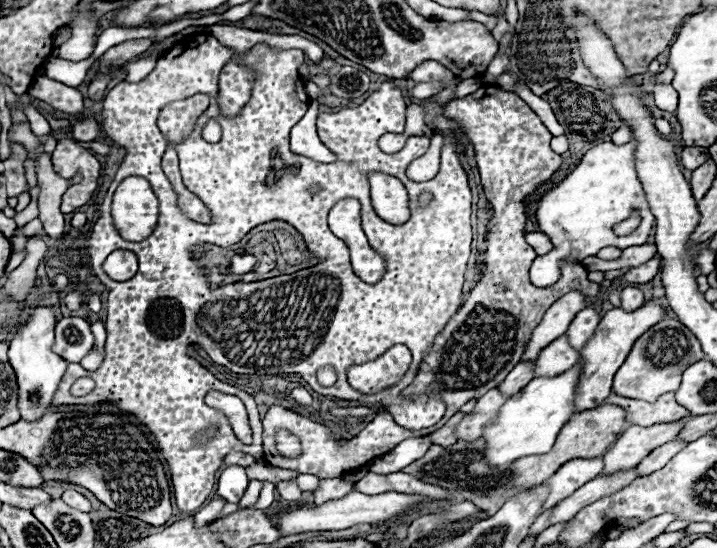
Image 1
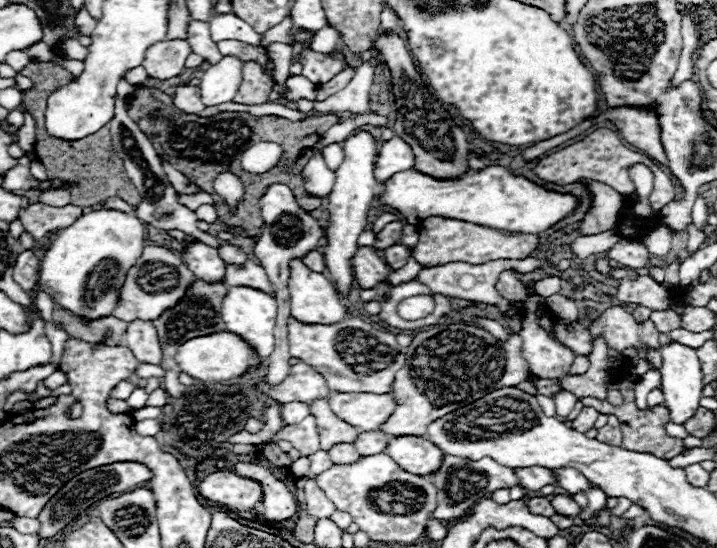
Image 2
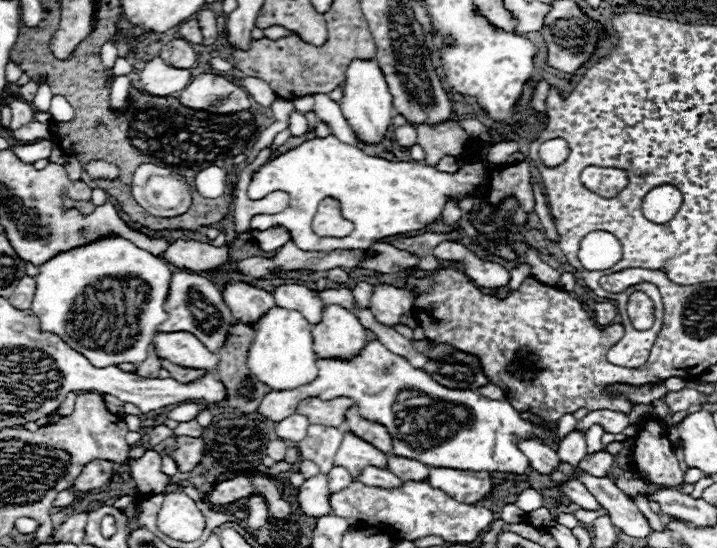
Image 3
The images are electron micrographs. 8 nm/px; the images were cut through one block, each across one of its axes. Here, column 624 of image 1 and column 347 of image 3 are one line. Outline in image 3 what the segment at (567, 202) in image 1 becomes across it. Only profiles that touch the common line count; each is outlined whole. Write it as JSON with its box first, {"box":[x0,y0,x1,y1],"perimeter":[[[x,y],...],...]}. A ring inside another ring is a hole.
{"box":[250,136,486,252],"perimeter":[[[336,136],[314,138],[298,148],[280,154],[254,172],[250,182],[250,200],[260,200],[270,192],[282,190],[290,196],[290,206],[280,214],[256,214],[252,228],[264,230],[272,224],[284,224],[292,232],[298,248],[312,252],[328,252],[332,248],[370,248],[380,238],[420,230],[438,220],[448,200],[458,200],[466,194],[476,194],[486,168],[468,164],[458,172],[440,172],[434,166],[420,162],[390,162],[378,156],[368,156],[356,146],[340,142]],[[324,198],[336,198],[342,204],[342,214],[354,224],[354,232],[344,238],[322,238],[312,232],[312,218]]]}

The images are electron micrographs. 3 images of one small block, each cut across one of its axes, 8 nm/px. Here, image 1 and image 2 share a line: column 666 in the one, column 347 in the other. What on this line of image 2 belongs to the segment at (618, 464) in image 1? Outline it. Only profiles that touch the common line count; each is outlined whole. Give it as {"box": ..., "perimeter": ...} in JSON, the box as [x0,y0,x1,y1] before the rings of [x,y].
{"box":[310,400,358,450],"perimeter":[[[316,400],[310,404],[310,414],[316,416],[318,430],[320,430],[320,446],[322,450],[328,450],[332,444],[338,442],[354,442],[358,436],[358,430],[350,426],[348,422],[340,420],[328,406],[326,400]]]}

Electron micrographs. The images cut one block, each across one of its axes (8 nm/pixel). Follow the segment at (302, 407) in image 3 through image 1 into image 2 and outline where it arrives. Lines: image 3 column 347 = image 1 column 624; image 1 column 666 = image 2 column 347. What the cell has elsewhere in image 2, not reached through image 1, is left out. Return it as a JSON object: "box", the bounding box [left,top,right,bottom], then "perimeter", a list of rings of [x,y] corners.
{"box":[328,392,396,430],"perimeter":[[[332,392],[328,404],[336,416],[362,430],[378,430],[388,414],[394,412],[396,400],[392,392],[386,394],[344,394]]]}

